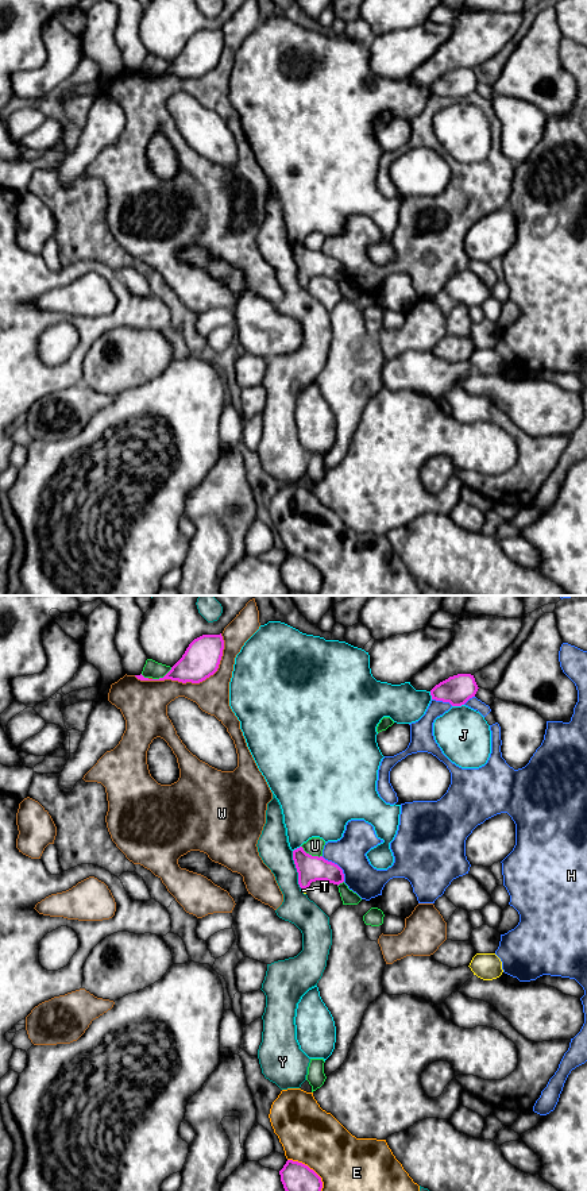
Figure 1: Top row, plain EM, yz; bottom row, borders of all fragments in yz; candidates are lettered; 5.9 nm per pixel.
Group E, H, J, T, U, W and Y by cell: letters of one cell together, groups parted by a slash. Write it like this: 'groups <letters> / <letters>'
groups E / H / J / T / U / W / Y

